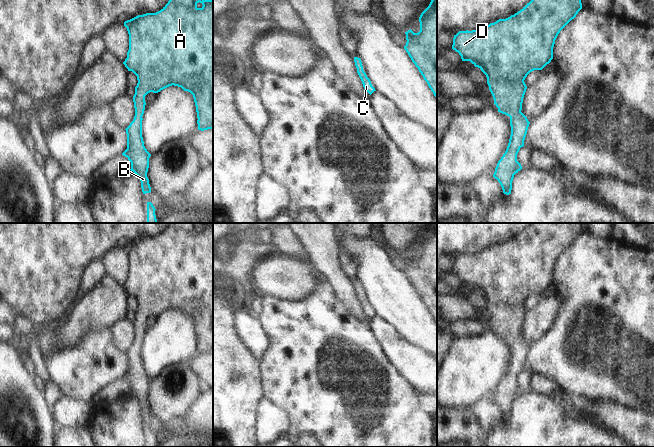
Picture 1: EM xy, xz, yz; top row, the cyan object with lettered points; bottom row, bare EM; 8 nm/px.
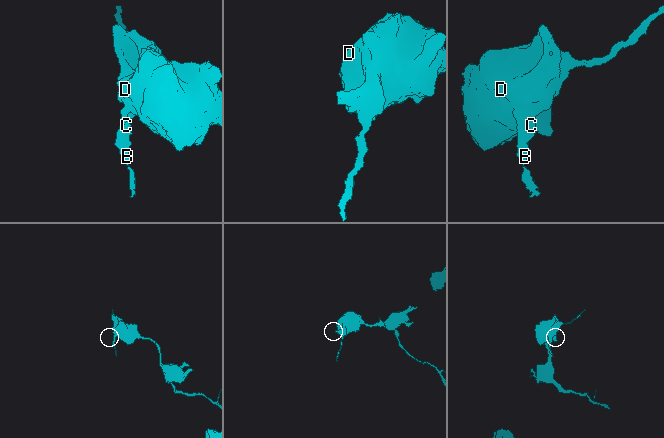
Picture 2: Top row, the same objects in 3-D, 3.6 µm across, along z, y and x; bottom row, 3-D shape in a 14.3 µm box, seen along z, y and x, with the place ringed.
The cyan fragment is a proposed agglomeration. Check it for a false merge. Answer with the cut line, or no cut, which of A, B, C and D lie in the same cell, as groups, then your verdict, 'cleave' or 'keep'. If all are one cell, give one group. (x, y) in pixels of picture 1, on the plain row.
no cut; A B C D; keep

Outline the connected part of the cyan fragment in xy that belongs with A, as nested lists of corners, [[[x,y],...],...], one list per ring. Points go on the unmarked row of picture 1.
[[[170,223],[160,235],[138,239],[125,245],[124,250],[129,258],[129,274],[123,288],[137,300],[138,307],[133,320],[135,340],[125,353],[127,373],[122,379],[131,386],[130,394],[139,401],[146,418],[151,416],[147,401],[151,378],[144,370],[142,340],[148,317],[172,309],[181,311],[193,319],[198,354],[213,353],[213,224]]]

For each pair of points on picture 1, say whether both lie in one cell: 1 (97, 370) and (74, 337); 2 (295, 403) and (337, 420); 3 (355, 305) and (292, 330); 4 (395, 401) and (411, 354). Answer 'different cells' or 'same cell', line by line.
1: different cells
2: same cell
3: different cells
4: different cells

